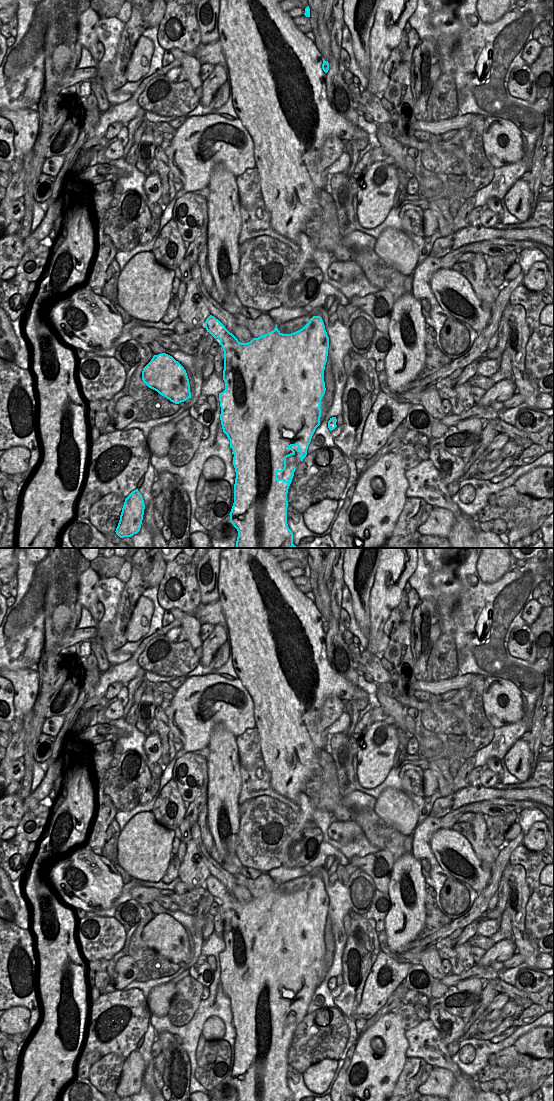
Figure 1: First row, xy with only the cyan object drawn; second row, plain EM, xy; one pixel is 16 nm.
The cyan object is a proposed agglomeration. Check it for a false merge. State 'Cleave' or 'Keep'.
Keep.

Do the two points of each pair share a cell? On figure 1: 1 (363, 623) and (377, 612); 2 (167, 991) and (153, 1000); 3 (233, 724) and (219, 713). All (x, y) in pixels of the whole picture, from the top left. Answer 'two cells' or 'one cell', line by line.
1: two cells
2: one cell
3: one cell

